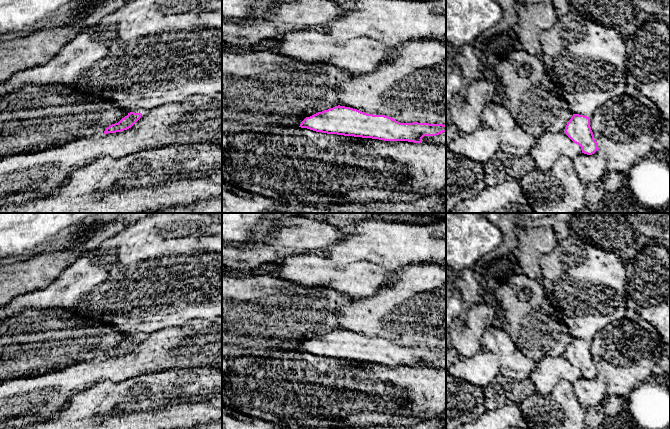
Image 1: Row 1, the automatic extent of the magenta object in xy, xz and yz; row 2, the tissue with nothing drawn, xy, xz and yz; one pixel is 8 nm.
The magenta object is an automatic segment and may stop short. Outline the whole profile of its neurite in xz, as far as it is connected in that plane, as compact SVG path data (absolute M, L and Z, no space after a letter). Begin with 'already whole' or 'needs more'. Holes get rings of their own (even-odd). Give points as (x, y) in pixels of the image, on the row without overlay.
already whole; M340 329L306 341L299 351L327 358L414 367L422 367L424 360L446 356L443 348L400 347L385 339L367 338Z

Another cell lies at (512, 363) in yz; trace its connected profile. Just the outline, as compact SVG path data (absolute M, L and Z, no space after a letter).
M489 326L481 336L482 348L493 352L498 358L498 369L504 377L516 381L529 378L530 372L535 366L535 362L524 355L513 343L508 333L503 328Z

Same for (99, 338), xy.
M67 309L25 310L0 323L0 383L61 371L78 363L103 359L107 351L118 347L129 337L110 325L101 324L91 318L80 317Z

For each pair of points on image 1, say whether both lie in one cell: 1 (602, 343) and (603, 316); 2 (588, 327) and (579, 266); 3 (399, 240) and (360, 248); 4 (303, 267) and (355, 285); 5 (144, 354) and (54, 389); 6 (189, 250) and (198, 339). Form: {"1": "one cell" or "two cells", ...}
{"1": "two cells", "2": "one cell", "3": "one cell", "4": "one cell", "5": "one cell", "6": "two cells"}

